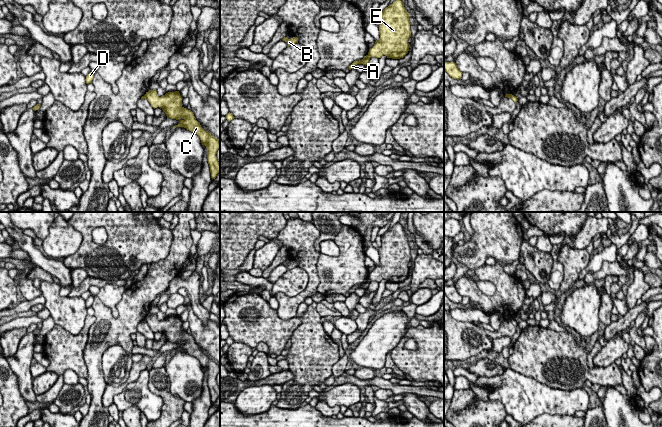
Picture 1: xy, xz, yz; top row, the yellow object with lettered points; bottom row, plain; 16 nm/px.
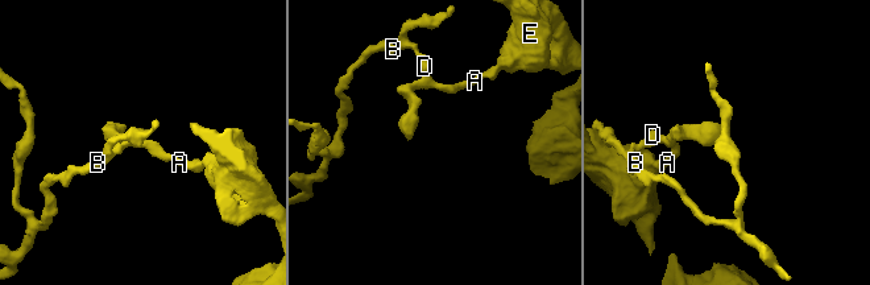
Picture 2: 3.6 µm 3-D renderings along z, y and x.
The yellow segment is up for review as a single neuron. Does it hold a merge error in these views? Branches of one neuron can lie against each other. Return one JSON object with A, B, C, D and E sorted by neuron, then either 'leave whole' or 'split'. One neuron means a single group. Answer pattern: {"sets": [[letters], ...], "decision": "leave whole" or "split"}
{"sets": [["A", "B", "D"], ["C", "E"]], "decision": "split"}

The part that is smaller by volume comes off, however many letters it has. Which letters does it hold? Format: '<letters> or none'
A, B, D

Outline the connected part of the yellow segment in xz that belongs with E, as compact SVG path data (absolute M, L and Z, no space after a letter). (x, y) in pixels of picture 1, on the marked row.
M395 0L381 12L380 39L375 41L374 46L369 49L368 54L376 58L381 58L383 55L392 59L403 58L410 48L408 43L408 39L411 37L410 25L409 13L405 9L404 3L401 0Z

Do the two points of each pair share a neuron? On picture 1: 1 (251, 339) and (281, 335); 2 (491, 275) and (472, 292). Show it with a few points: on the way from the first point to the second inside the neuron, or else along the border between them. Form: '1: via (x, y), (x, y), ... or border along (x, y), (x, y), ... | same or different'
1: via (258, 335), (274, 335) | same
2: via (499, 286), (499, 293), (493, 299), (483, 299) | same

